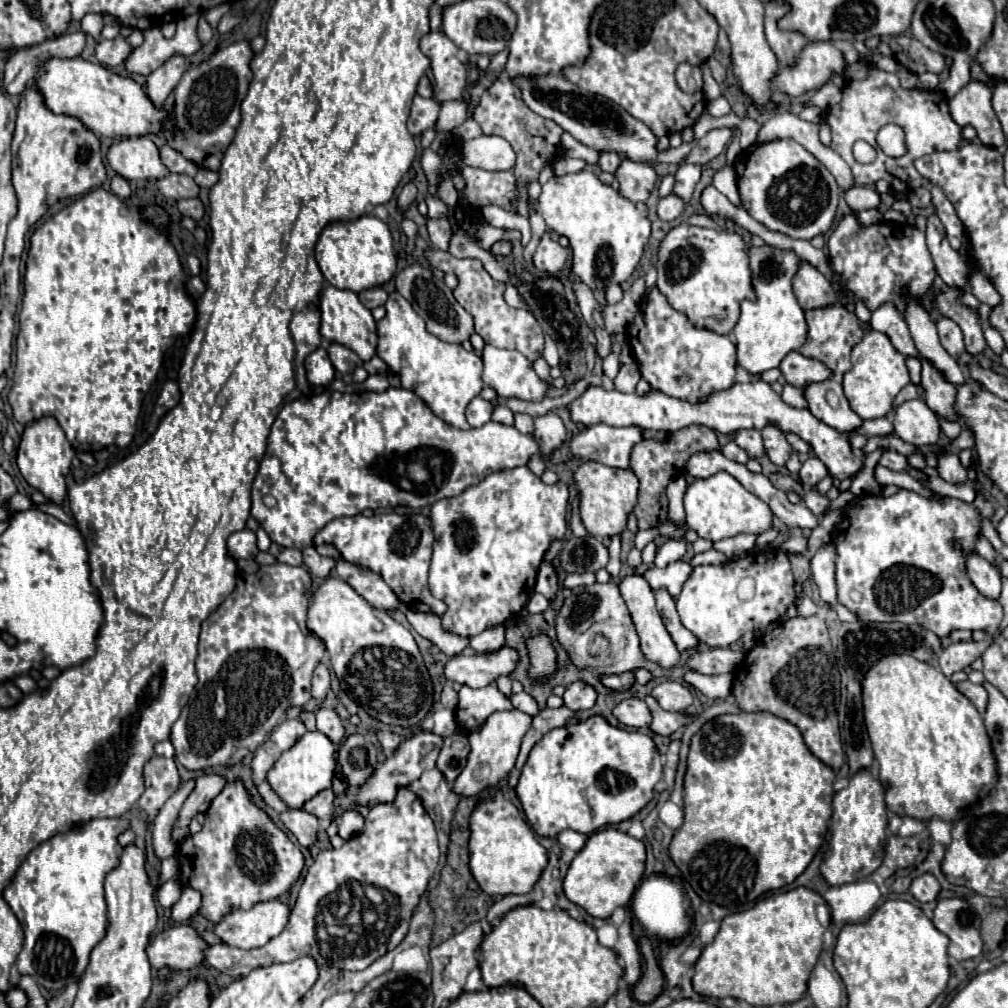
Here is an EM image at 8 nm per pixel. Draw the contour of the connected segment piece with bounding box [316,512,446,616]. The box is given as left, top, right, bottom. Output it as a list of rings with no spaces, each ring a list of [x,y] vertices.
[[[376,514],[376,516],[342,516],[326,524],[316,536],[316,542],[334,544],[342,558],[370,568],[372,572],[378,572],[384,582],[396,592],[396,596],[410,608],[418,612],[432,612],[436,616],[442,616],[446,612],[446,604],[432,596],[428,588],[428,566],[432,556],[432,524],[424,514]]]

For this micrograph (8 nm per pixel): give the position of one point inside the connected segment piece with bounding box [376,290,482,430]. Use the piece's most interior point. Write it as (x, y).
(445, 375)

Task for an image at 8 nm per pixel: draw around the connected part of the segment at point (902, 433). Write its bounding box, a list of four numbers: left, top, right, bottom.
[894,398,940,446]

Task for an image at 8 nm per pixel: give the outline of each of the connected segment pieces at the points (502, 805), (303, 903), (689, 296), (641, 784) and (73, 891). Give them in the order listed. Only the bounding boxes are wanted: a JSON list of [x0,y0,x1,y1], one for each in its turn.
[[470,794,548,896],[206,788,440,976],[656,224,754,334],[516,716,660,838],[4,818,128,992]]

